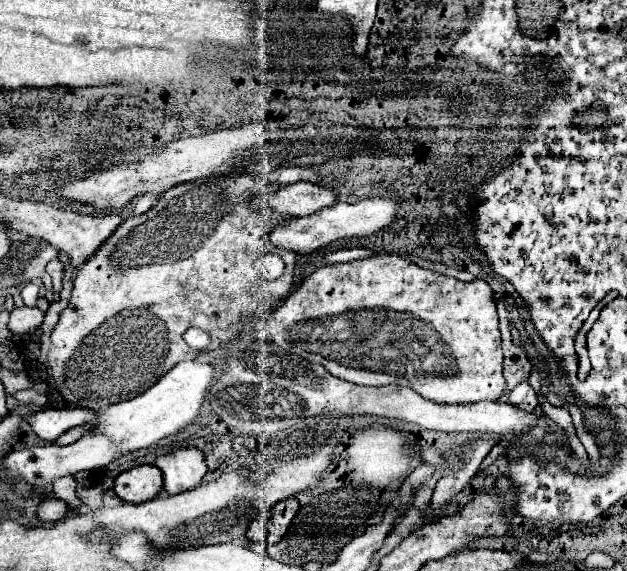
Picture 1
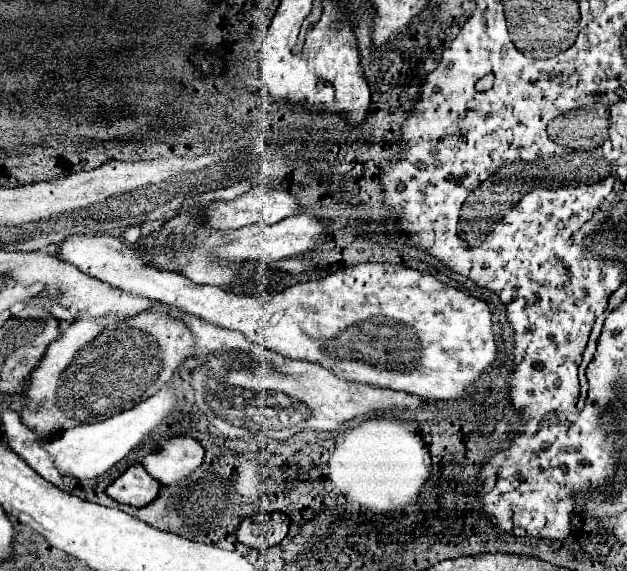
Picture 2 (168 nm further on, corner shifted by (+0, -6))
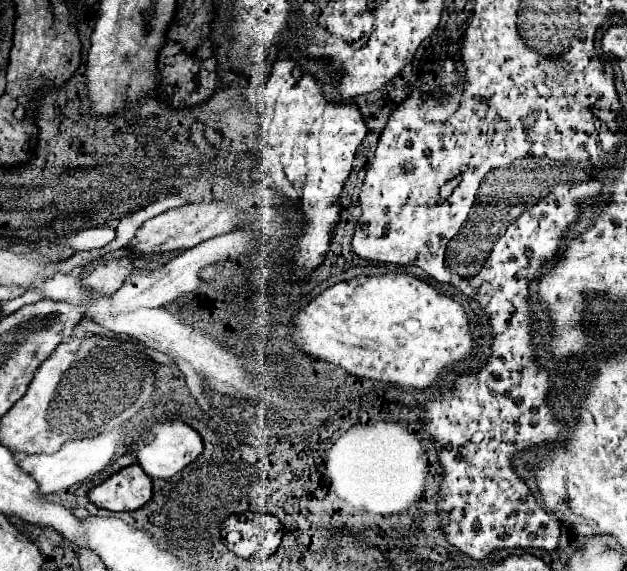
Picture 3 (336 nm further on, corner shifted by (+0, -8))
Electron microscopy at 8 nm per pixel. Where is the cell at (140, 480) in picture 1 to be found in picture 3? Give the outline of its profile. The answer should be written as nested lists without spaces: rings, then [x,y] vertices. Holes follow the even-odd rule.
[[[138,464],[114,472],[108,480],[88,492],[92,504],[110,512],[138,510],[150,500],[150,496],[152,480]]]

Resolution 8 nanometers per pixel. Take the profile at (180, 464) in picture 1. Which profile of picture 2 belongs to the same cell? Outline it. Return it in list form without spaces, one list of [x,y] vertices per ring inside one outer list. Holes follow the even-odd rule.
[[[170,438],[158,452],[142,460],[146,472],[160,484],[172,486],[192,476],[204,460],[204,448],[194,438]]]

